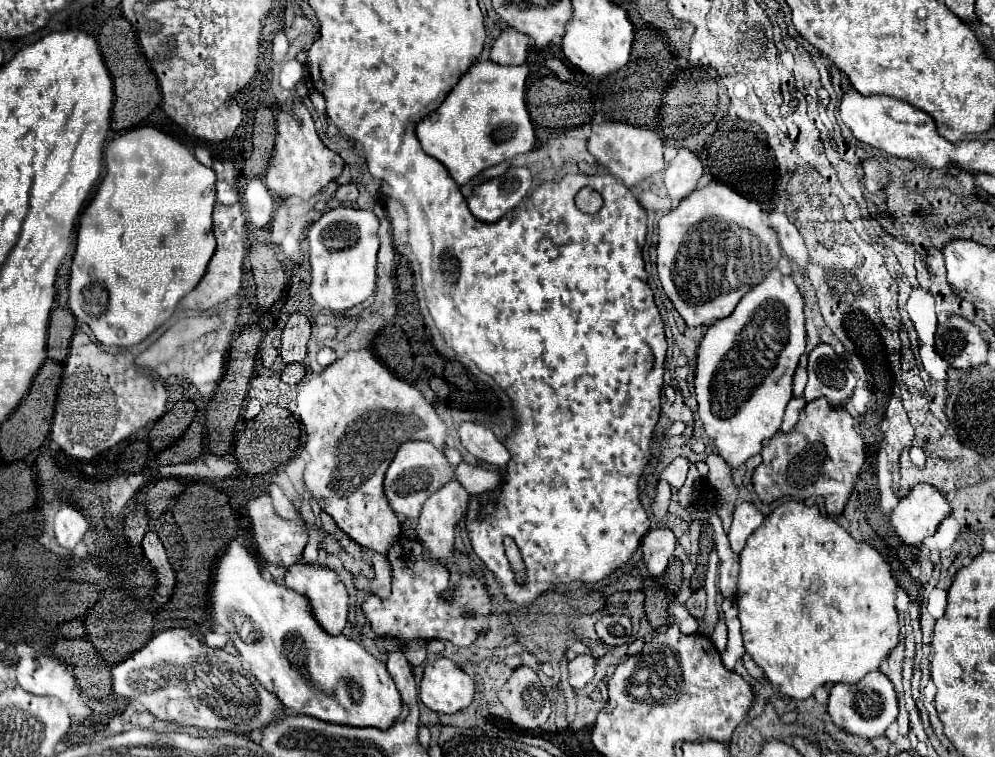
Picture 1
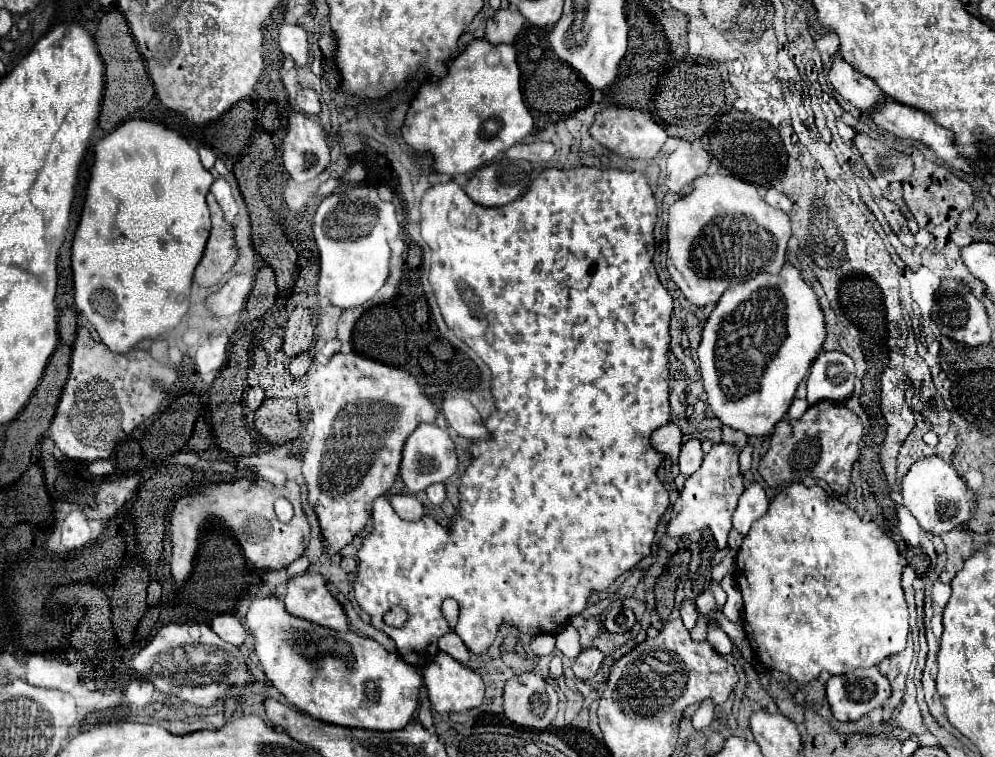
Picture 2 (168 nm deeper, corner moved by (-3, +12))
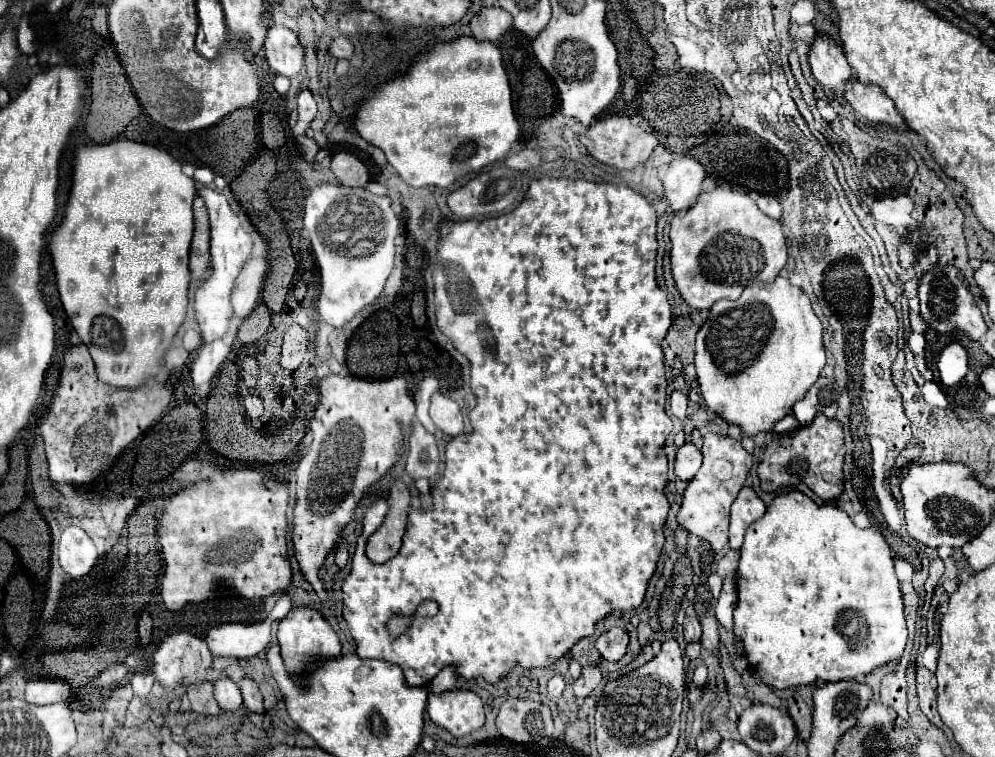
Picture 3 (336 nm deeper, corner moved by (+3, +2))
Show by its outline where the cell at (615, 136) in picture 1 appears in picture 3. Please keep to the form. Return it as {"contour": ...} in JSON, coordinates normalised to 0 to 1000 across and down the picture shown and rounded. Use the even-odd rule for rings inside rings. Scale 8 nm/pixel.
{"contour":[[[610,152],[604,155],[602,160],[598,160],[586,178],[584,178],[584,189],[590,194],[590,199],[604,215],[620,221],[620,223],[638,223],[640,218],[648,215],[656,197],[662,192],[660,181],[650,176],[648,170],[644,170],[642,165],[636,165],[632,155],[628,152]]]}

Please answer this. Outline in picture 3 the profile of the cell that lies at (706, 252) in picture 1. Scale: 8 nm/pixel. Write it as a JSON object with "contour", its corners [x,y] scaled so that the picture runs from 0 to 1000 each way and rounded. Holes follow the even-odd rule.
{"contour":[[[721,247],[715,255],[705,255],[696,273],[690,276],[688,284],[676,284],[674,303],[674,361],[678,376],[688,395],[688,400],[696,408],[715,408],[723,395],[741,395],[747,379],[757,374],[775,374],[791,347],[791,318],[787,313],[783,292],[771,287],[757,263],[739,250]]]}

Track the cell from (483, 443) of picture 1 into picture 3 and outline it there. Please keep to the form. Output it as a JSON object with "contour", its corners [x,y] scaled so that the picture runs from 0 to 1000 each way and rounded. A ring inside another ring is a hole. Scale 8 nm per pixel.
{"contour":[[[437,519],[433,524],[433,538],[431,538],[431,548],[435,554],[435,559],[449,572],[451,577],[461,577],[465,575],[465,548],[463,540],[457,530],[453,530],[451,524]]]}

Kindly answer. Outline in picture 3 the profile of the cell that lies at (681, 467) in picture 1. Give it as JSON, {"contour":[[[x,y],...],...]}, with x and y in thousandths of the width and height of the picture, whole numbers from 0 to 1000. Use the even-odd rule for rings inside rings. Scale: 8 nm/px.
{"contour":[[[688,585],[686,590],[680,593],[680,606],[678,606],[678,627],[686,635],[694,635],[698,625],[705,617],[705,594],[701,593],[696,585]]]}

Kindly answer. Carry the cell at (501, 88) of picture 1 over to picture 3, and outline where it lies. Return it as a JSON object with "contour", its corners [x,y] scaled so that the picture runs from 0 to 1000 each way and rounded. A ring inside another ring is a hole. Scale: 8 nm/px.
{"contour":[[[461,49],[459,54],[455,57],[447,57],[447,59],[439,59],[431,73],[423,75],[423,81],[405,102],[405,104],[399,104],[399,107],[391,107],[389,112],[381,115],[375,125],[369,125],[367,133],[363,136],[361,147],[359,147],[359,157],[357,157],[357,173],[369,184],[371,189],[379,192],[381,197],[385,197],[389,213],[397,221],[397,226],[401,229],[401,234],[413,244],[413,247],[429,247],[429,244],[437,244],[437,247],[445,247],[445,250],[451,250],[455,247],[455,242],[459,242],[461,236],[465,234],[471,234],[475,229],[481,229],[485,221],[497,215],[497,213],[504,213],[510,207],[512,197],[518,192],[520,181],[522,181],[522,162],[516,152],[516,136],[514,136],[514,115],[512,115],[512,104],[510,104],[510,96],[508,96],[508,89],[506,89],[506,78],[504,78],[504,67],[493,59],[491,54],[477,54],[475,49]]]}

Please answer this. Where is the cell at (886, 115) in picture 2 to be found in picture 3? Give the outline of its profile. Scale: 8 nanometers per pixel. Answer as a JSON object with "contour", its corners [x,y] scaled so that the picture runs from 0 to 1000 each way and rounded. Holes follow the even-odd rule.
{"contour":[[[859,104],[859,112],[855,112],[855,118],[851,118],[849,131],[857,141],[857,147],[863,149],[865,155],[869,155],[873,162],[893,165],[897,170],[914,173],[910,157],[902,149],[899,136],[891,125],[887,125],[881,112],[867,112]]]}

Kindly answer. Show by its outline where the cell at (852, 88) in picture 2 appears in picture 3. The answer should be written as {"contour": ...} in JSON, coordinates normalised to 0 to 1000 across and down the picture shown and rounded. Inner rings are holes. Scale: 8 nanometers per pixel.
{"contour":[[[821,46],[813,67],[813,86],[817,102],[837,123],[847,125],[851,110],[857,104],[857,94],[847,75],[847,65],[831,46]]]}

